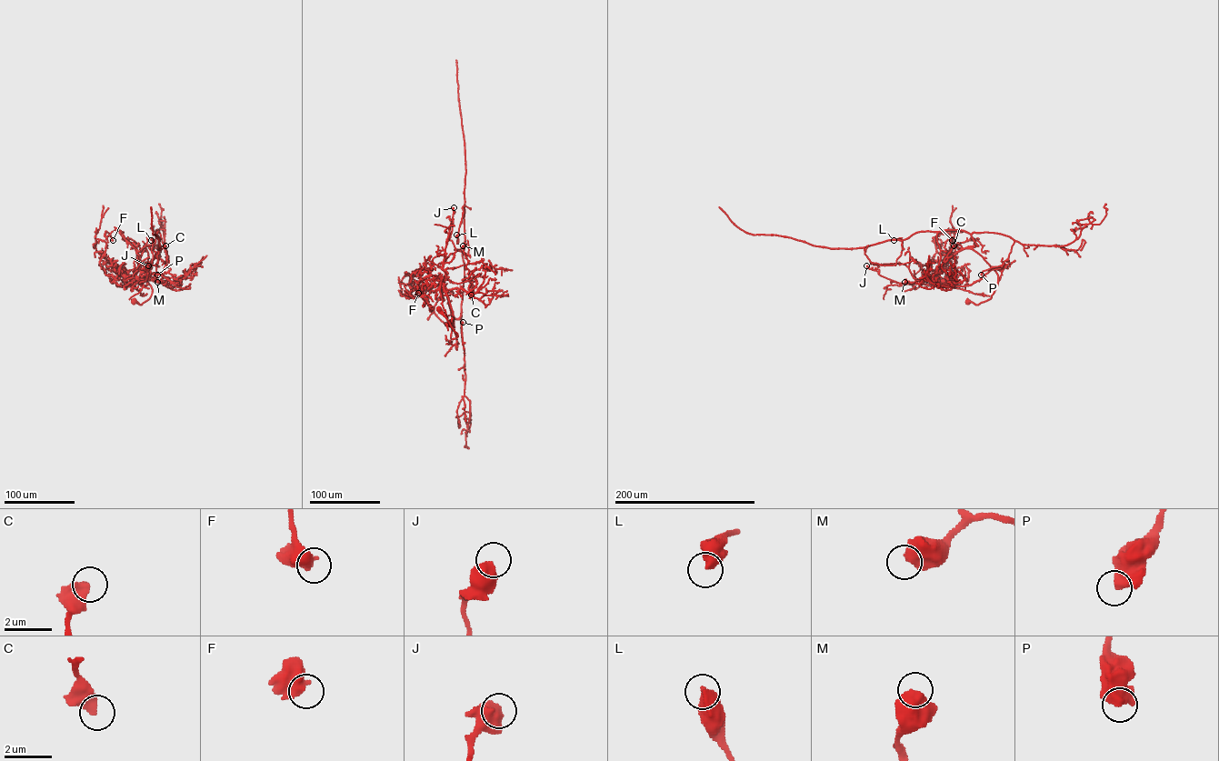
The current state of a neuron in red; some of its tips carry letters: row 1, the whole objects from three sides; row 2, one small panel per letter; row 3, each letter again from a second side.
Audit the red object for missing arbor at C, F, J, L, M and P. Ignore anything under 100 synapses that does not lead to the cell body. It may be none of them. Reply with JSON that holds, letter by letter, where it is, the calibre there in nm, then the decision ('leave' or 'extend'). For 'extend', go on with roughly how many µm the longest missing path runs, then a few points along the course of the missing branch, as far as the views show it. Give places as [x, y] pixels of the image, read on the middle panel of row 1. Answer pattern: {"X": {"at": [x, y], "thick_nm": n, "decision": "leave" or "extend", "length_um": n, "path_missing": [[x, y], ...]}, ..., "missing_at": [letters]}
{"C": {"at": [471, 295], "thick_nm": 480, "decision": "leave"}, "F": {"at": [418, 293], "thick_nm": 600, "decision": "leave"}, "J": {"at": [454, 207], "thick_nm": 650, "decision": "leave"}, "L": {"at": [456, 235], "thick_nm": 600, "decision": "leave"}, "M": {"at": [463, 245], "thick_nm": 750, "decision": "leave"}, "P": {"at": [463, 322], "thick_nm": 650, "decision": "leave"}, "missing_at": []}

